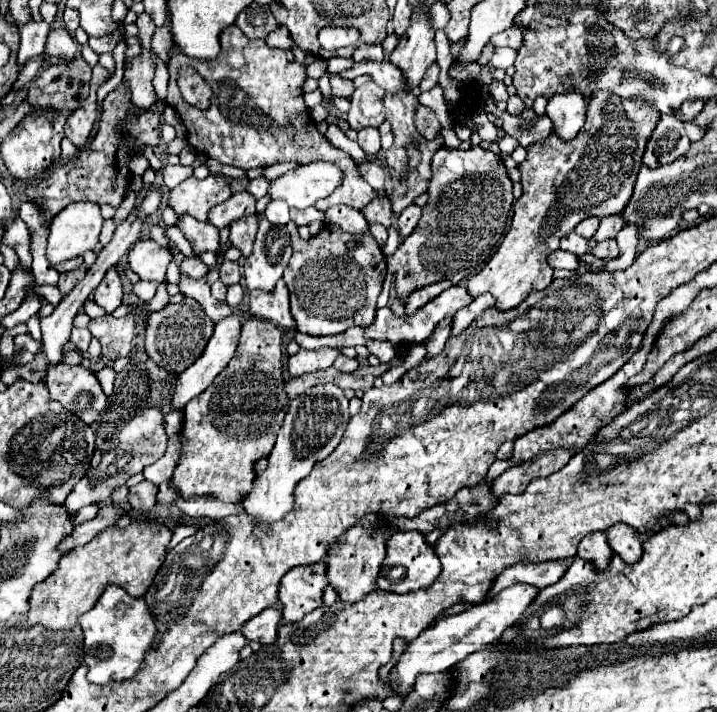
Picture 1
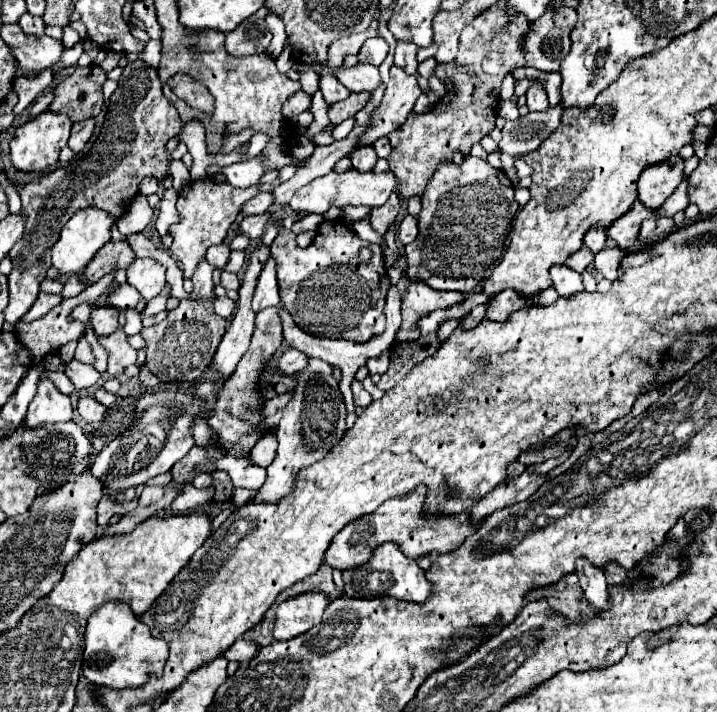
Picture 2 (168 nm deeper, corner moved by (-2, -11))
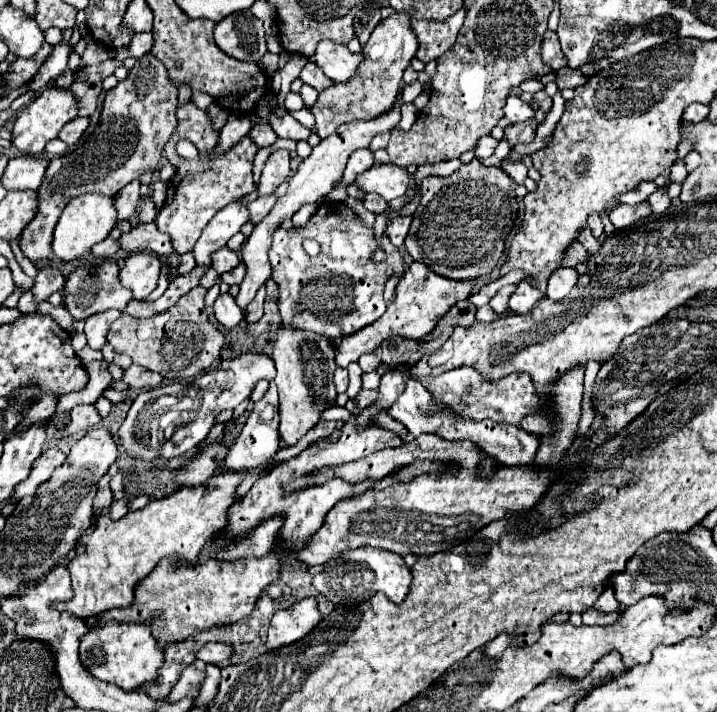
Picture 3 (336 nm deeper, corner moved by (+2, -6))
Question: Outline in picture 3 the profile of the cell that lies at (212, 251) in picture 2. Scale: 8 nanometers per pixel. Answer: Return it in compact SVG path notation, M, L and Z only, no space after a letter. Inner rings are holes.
M222 247L222 249L212 253L212 269L216 269L218 275L222 275L226 271L232 271L238 263L240 263L240 259L238 259L236 251L232 251L228 247Z

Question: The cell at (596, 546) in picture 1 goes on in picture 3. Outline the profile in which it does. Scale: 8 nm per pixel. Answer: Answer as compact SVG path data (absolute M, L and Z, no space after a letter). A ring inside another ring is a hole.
M606 587L606 591L598 597L598 603L594 603L594 609L602 611L602 613L618 611L618 609L620 609L620 603L618 603L618 601L616 601L616 597L614 597L614 589Z

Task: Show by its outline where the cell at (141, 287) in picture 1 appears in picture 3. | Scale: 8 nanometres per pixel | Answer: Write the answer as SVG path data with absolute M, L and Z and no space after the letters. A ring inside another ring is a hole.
M102 261L100 265L78 265L64 283L64 309L74 321L84 321L108 309L124 309L130 303L130 291L118 283L118 265Z

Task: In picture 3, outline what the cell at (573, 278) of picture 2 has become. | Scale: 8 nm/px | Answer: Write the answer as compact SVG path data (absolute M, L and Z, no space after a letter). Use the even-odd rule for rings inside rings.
M558 269L554 271L554 275L548 279L548 291L546 295L552 299L552 301L560 301L564 299L576 285L576 279L578 279L578 273L574 269Z

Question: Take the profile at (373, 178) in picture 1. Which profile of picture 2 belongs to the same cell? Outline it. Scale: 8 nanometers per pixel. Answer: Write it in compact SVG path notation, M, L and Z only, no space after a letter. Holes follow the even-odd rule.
M348 170L348 172L330 172L326 176L314 178L310 184L302 186L292 200L288 202L288 206L292 210L302 210L306 214L324 214L328 208L332 206L348 206L348 204L364 204L364 206L382 206L388 196L394 190L394 174L392 172L384 172L384 174L374 174L374 172L356 172L356 170Z

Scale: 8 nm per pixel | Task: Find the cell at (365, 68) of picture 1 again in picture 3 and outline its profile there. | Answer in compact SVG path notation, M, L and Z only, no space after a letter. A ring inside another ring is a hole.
M324 39L316 45L312 59L332 81L346 81L350 75L354 75L358 63L362 61L362 55L350 53L346 45Z

